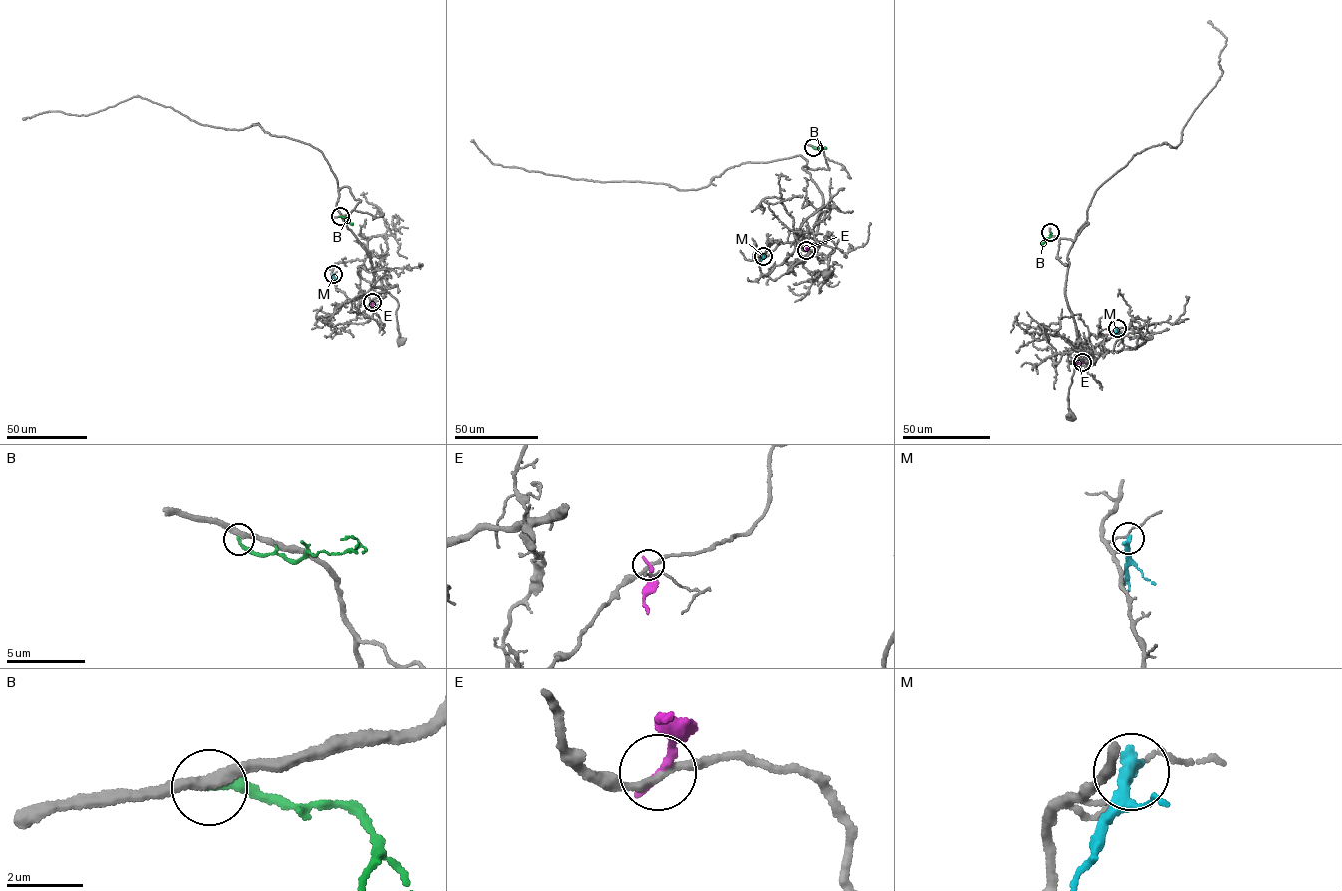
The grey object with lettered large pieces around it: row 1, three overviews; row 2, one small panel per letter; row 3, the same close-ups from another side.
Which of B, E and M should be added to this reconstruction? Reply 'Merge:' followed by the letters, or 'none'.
Merge: none

